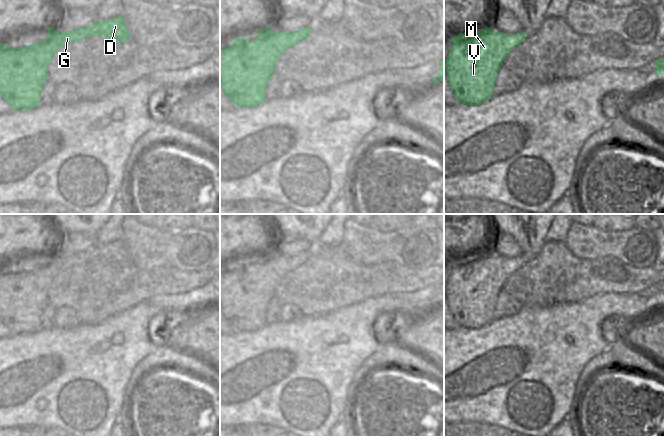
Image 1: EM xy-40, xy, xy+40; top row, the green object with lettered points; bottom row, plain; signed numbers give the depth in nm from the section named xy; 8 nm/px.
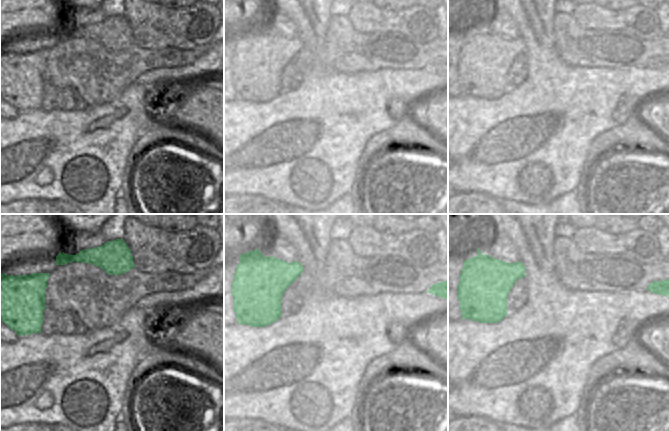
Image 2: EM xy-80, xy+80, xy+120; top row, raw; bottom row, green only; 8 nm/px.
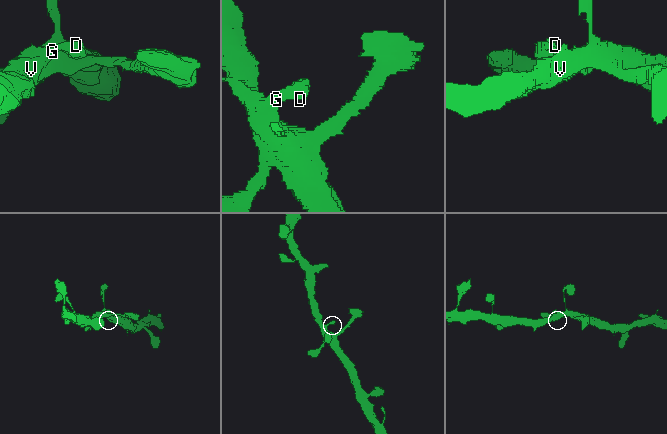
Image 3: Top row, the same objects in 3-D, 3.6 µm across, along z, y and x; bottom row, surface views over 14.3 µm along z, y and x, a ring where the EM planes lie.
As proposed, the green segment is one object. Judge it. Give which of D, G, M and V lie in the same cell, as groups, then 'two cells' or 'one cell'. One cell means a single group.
groups D G M V; one cell

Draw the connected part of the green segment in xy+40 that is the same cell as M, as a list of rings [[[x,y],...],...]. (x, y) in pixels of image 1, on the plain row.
[[[485,251],[451,261],[445,298],[457,327],[480,329],[491,323],[503,284],[526,260],[523,254],[502,257]]]

